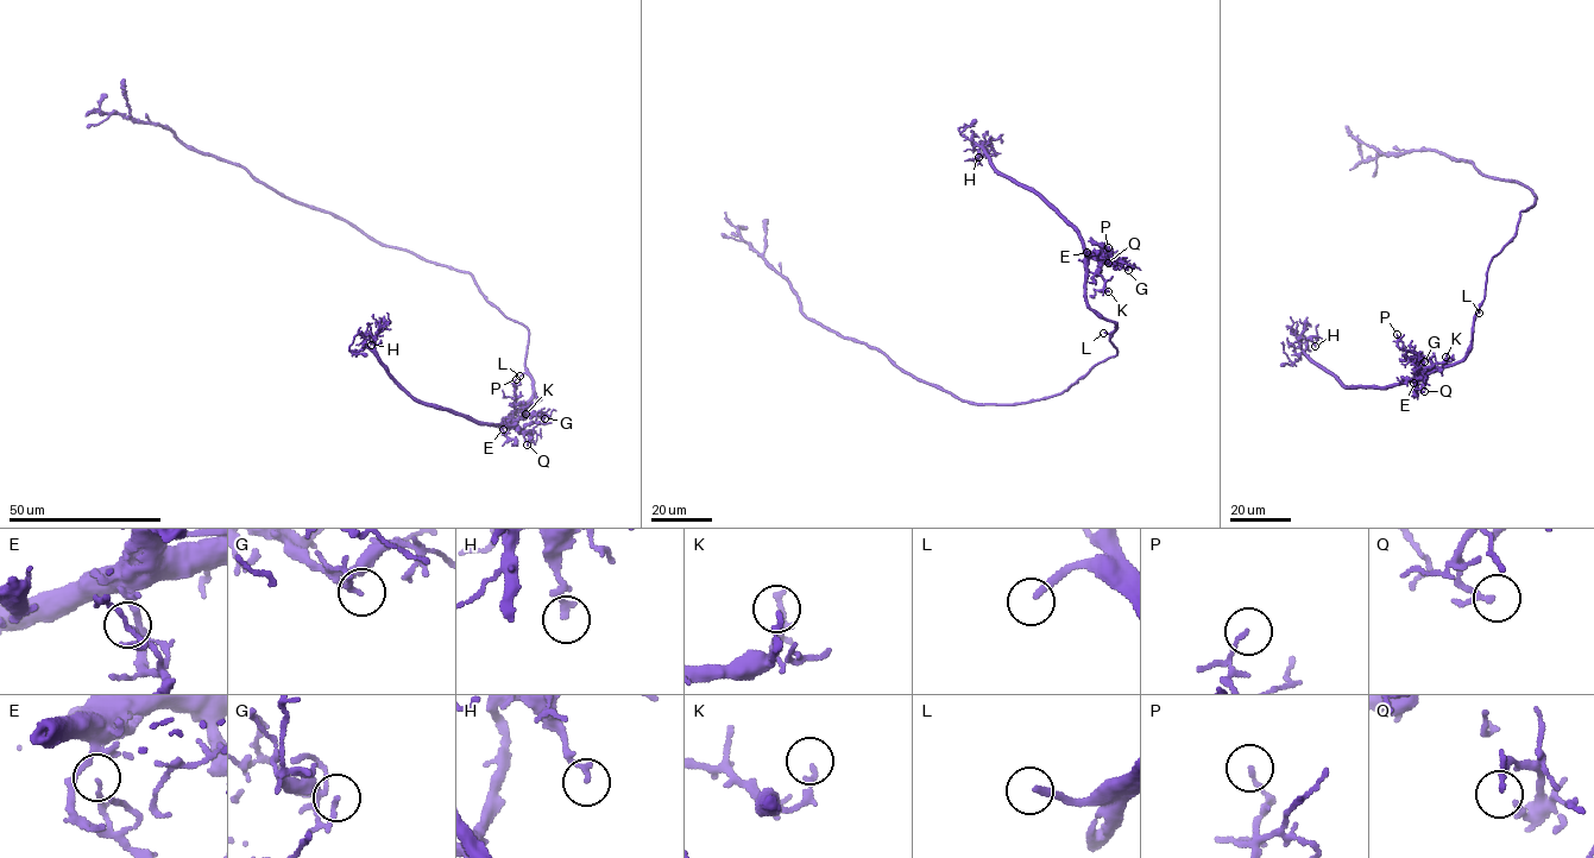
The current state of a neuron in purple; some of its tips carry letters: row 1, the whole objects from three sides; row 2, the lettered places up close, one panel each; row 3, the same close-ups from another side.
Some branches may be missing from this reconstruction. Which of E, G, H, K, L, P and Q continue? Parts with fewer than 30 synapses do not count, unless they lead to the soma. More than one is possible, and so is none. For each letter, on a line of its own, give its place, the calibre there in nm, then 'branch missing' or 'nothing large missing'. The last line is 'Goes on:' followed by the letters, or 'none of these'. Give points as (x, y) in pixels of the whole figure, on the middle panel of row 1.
E: at (1087, 252); 100 nm thick; nothing large missing
G: at (1128, 270); 140 nm thick; nothing large missing
H: at (978, 157); 160 nm thick; nothing large missing
K: at (1108, 291); 140 nm thick; nothing large missing
L: at (1103, 333); 200 nm thick; branch missing
P: at (1108, 247); 130 nm thick; nothing large missing
Q: at (1108, 263); 130 nm thick; nothing large missing
Goes on: L

